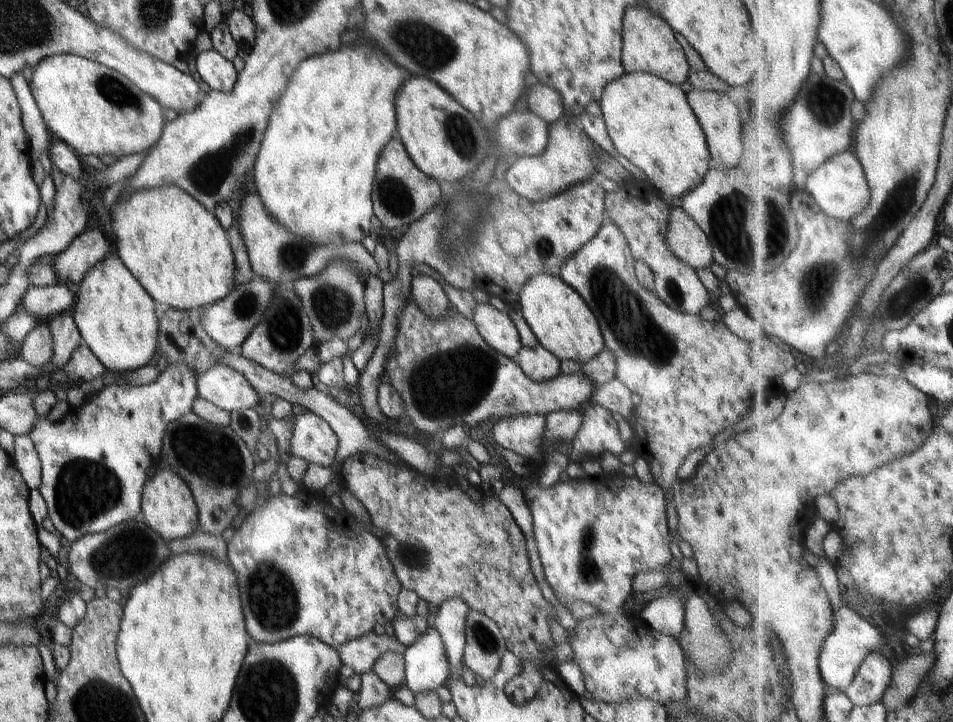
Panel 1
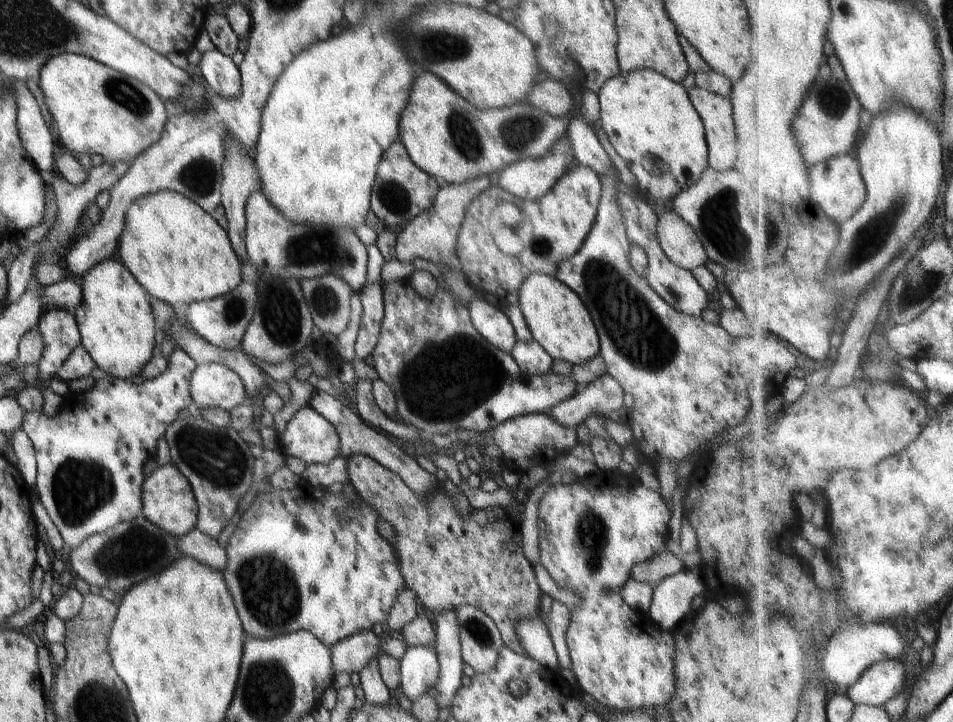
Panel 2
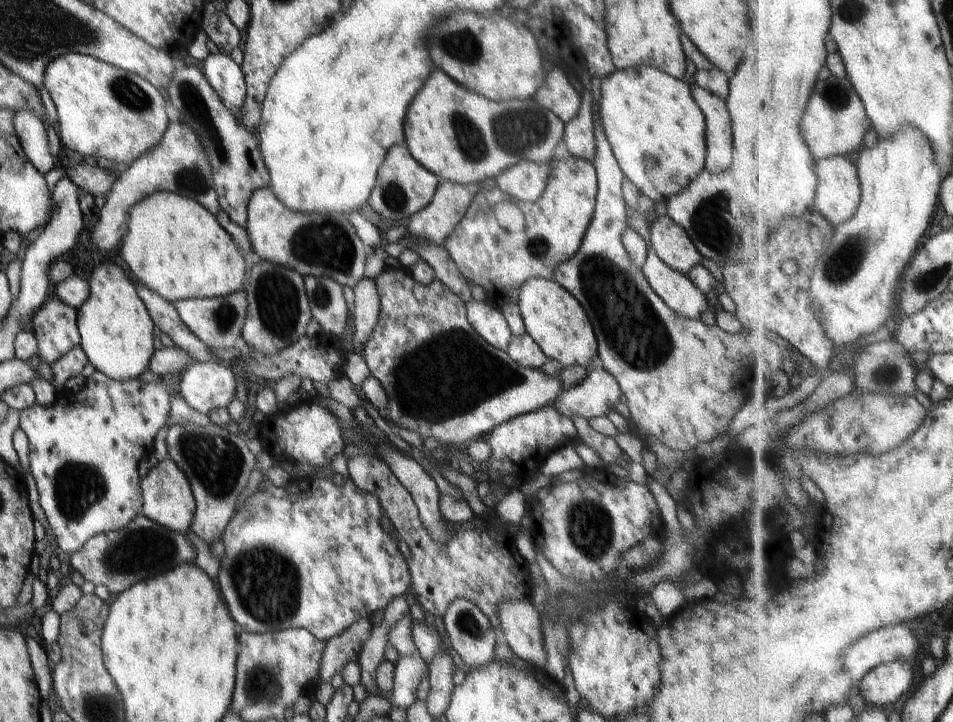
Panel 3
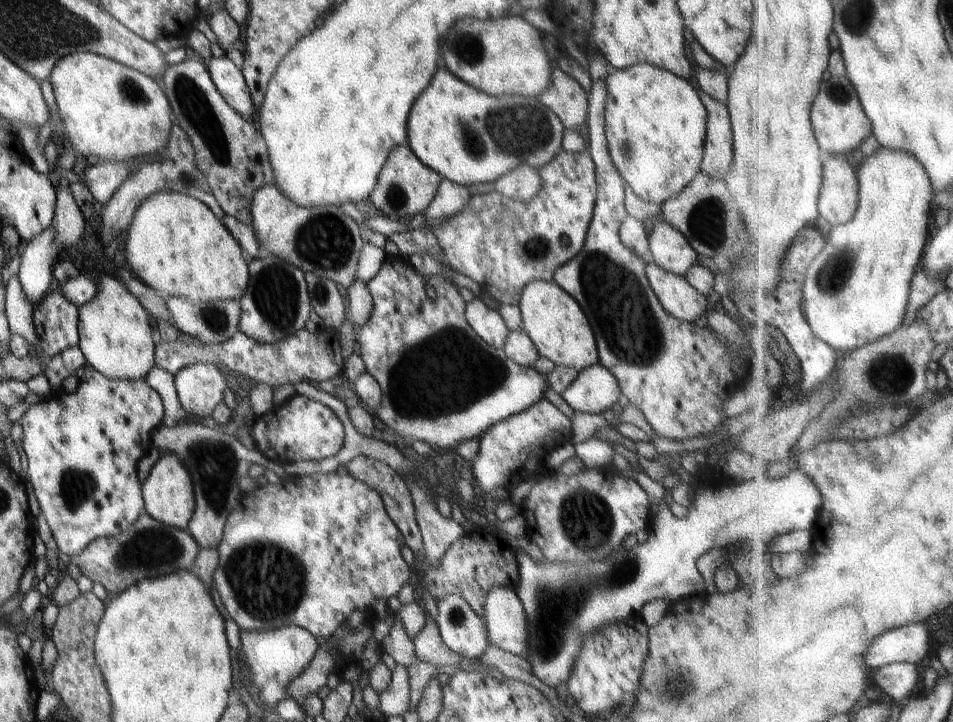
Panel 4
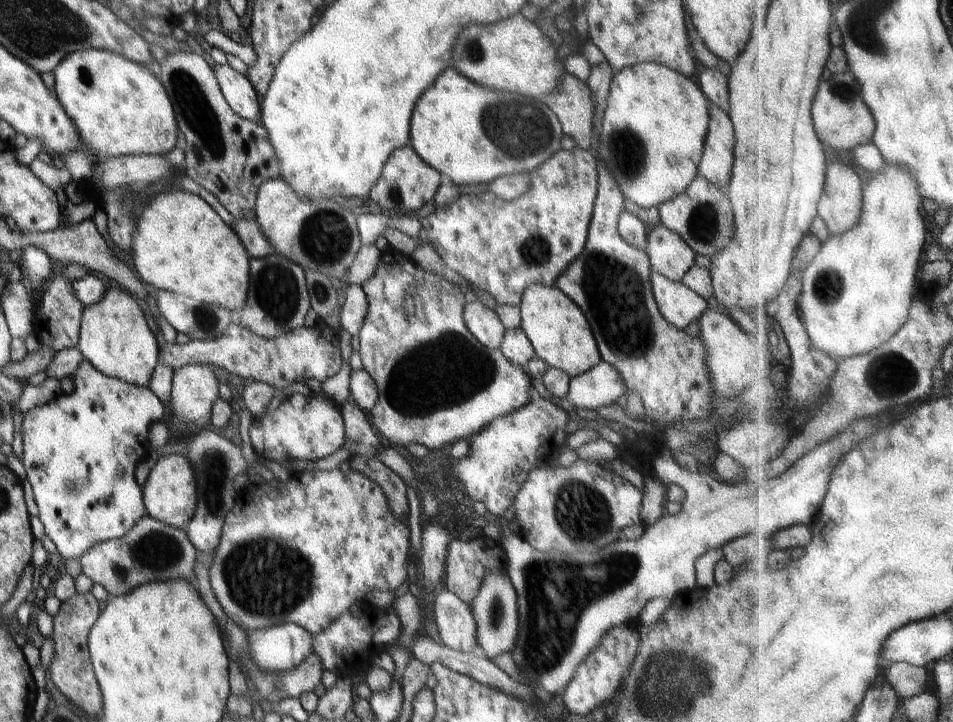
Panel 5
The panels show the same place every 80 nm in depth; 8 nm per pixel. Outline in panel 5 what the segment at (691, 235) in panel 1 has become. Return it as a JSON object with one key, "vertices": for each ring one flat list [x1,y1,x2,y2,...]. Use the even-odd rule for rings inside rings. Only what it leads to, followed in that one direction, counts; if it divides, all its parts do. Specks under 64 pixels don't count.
{"vertices":[[662,224,656,225,648,234,644,251,652,270,671,281,681,281,695,264,696,253,688,243,677,232]]}

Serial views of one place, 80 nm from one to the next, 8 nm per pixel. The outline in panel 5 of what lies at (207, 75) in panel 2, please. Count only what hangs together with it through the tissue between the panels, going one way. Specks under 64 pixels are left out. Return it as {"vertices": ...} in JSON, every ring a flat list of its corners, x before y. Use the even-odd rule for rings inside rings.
{"vertices":[[228,63,213,67,218,86,230,108,249,121,259,122,260,100,246,76,236,71]]}

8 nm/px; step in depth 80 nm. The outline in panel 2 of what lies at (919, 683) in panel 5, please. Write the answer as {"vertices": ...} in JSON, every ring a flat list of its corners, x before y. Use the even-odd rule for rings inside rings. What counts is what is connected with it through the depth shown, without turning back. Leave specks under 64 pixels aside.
{"vertices":[[892,659,873,664,848,694,857,705,886,706,904,682,906,666]]}

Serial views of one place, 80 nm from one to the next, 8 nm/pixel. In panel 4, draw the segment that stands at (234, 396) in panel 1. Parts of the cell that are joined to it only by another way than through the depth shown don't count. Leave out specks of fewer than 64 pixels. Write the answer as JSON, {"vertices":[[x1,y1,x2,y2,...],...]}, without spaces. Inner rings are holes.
{"vertices":[[214,363,184,367,173,379,181,407,189,417,210,417,228,388,221,368]]}

